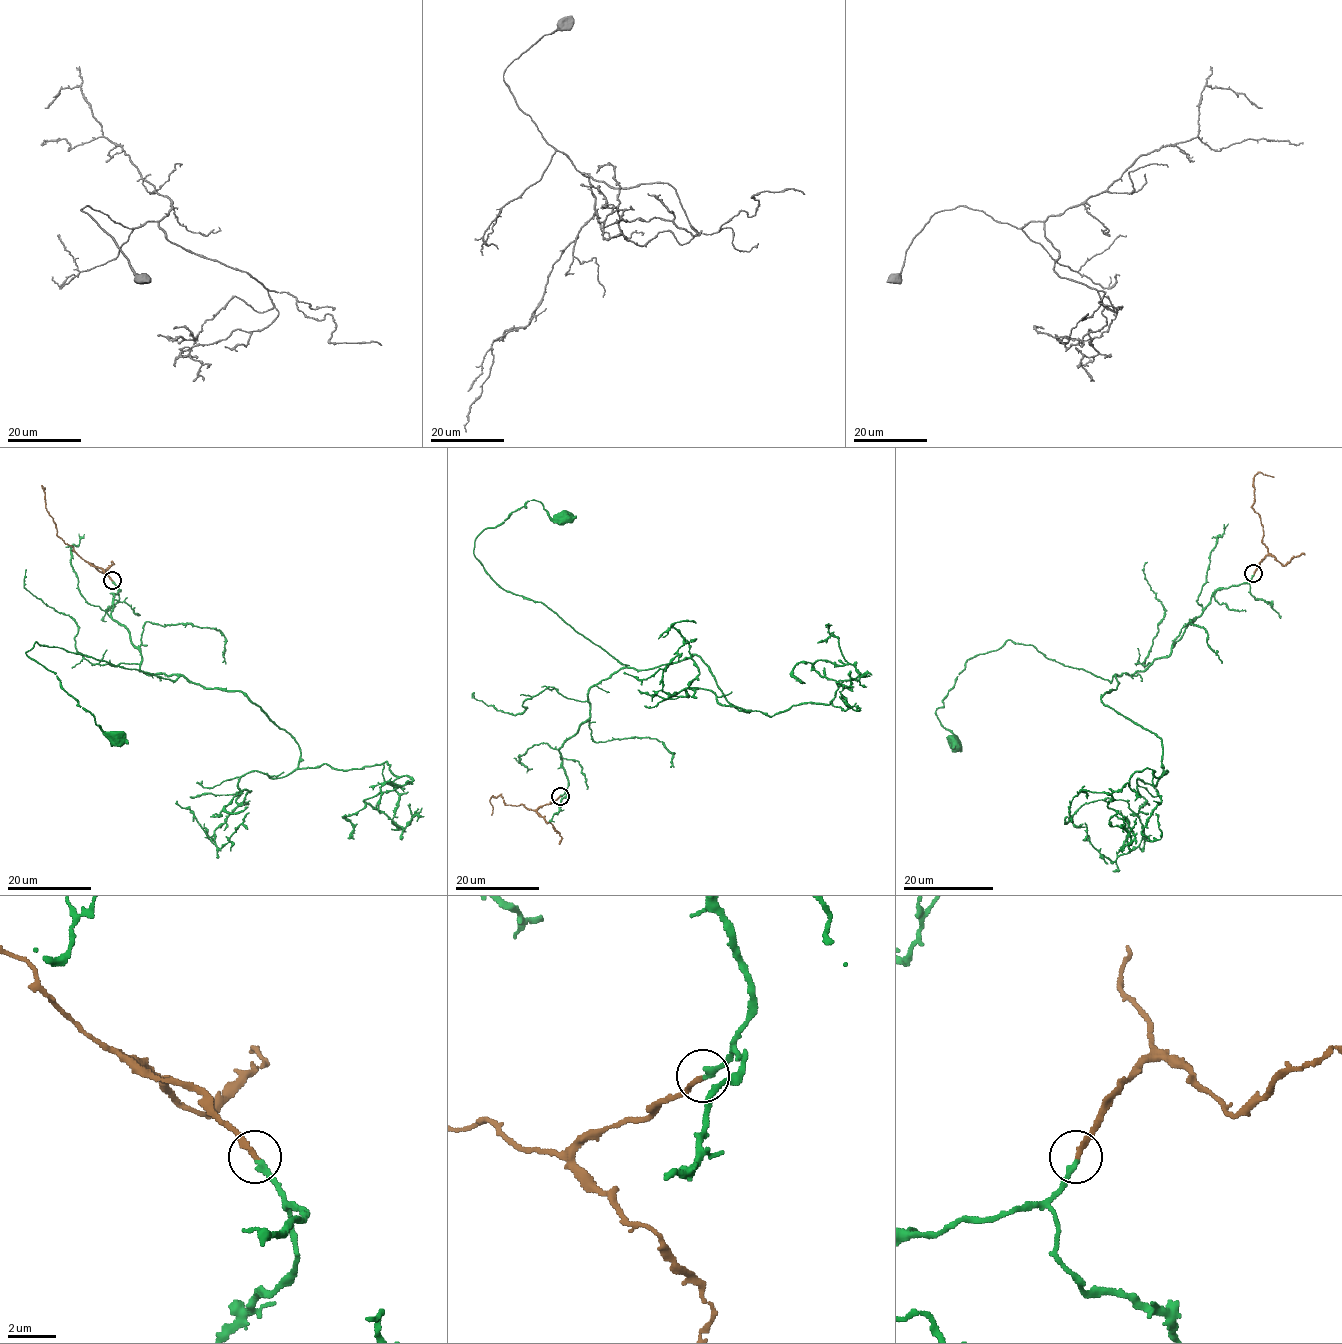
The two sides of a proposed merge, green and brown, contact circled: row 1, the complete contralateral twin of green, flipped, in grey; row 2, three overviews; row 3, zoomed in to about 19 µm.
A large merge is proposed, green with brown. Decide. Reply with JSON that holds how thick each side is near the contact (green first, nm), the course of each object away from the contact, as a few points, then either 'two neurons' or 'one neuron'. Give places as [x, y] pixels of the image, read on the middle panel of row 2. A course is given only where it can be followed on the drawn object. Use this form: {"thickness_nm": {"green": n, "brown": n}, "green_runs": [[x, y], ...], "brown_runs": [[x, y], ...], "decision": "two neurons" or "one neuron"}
{"thickness_nm": {"green": 240, "brown": 220}, "green_runs": [[559, 796], [559, 748], [590, 717], [590, 688], [626, 665], [473, 553], [530, 500], [566, 517]], "brown_runs": [[559, 796], [535, 809], [528, 809], [523, 804], [506, 805], [501, 795], [492, 796], [489, 801], [491, 815]], "decision": "one neuron"}

